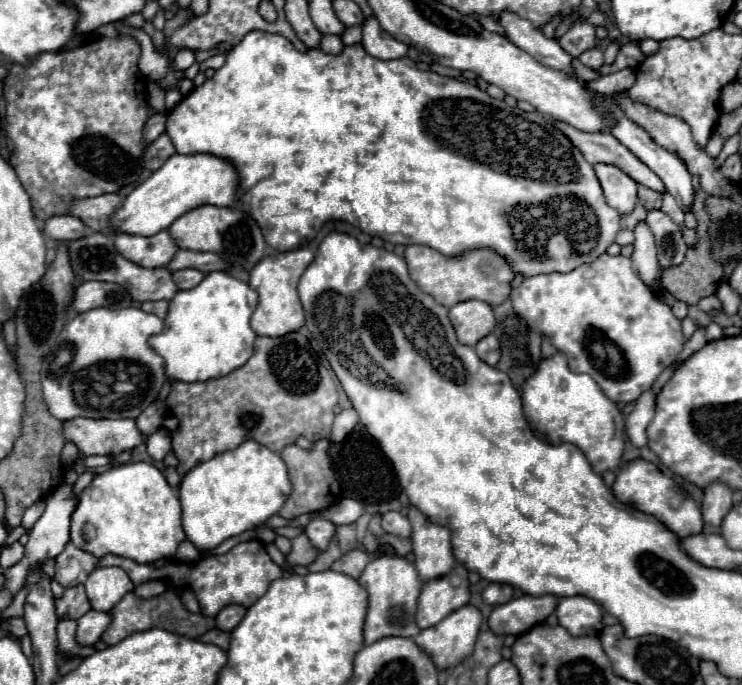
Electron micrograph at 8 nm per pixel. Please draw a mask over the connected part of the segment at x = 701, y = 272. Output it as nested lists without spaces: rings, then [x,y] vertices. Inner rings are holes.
[[[700,192],[698,194],[698,204],[694,204],[694,210],[692,214],[696,216],[696,236],[698,236],[698,242],[694,248],[688,248],[688,254],[684,258],[684,262],[680,266],[668,266],[662,270],[662,276],[660,276],[660,284],[662,284],[662,290],[670,292],[676,300],[688,304],[688,306],[694,306],[700,298],[704,296],[712,296],[716,290],[718,290],[718,284],[722,280],[722,268],[720,264],[716,264],[712,258],[710,258],[710,242],[708,242],[708,236],[706,236],[706,230],[708,230],[708,214],[704,210],[704,194]]]

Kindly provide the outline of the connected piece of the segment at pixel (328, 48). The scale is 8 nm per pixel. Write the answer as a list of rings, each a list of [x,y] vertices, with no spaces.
[[[322,36],[322,44],[320,50],[324,50],[326,54],[340,54],[340,50],[344,50],[344,44],[340,40],[340,36]]]

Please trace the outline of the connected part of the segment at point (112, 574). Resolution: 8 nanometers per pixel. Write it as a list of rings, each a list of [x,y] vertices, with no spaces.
[[[96,568],[84,582],[86,596],[92,610],[108,612],[124,598],[124,594],[134,590],[132,580],[122,568]]]

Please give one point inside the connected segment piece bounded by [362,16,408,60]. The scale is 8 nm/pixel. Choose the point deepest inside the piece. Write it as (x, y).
(376, 42)

